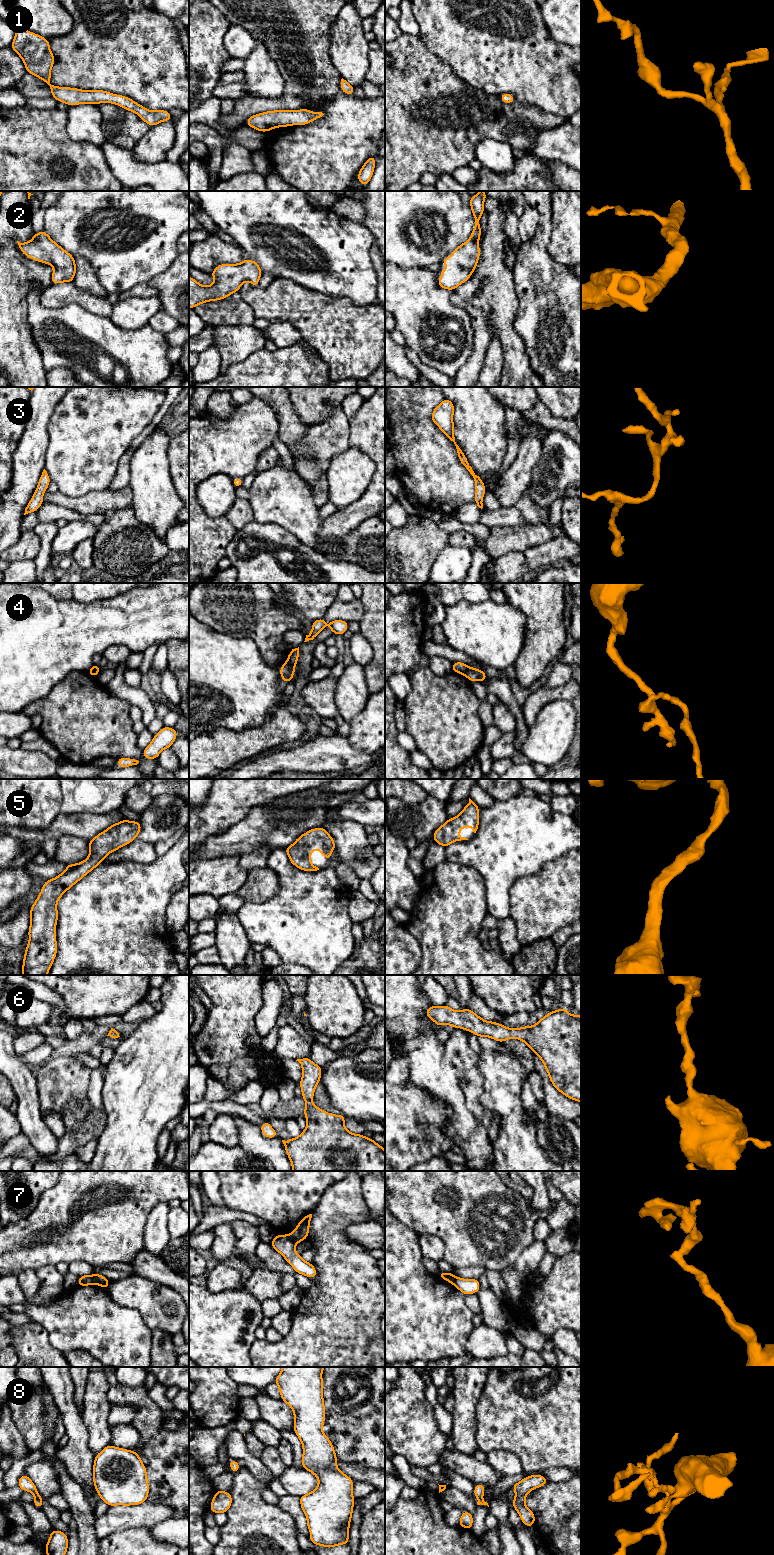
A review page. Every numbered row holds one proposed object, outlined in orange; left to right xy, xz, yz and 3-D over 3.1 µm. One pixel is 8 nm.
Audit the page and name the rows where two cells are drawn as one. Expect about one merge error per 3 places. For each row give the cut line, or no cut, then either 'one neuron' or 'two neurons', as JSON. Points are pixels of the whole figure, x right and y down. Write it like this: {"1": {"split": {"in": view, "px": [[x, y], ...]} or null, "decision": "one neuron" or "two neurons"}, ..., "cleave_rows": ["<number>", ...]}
{"1": {"split": null, "decision": "one neuron"}, "2": {"split": null, "decision": "one neuron"}, "3": {"split": null, "decision": "one neuron"}, "4": {"split": {"in": "xz", "px": [[286, 662], [294, 666]]}, "decision": "two neurons"}, "5": {"split": null, "decision": "one neuron"}, "6": {"split": null, "decision": "one neuron"}, "7": {"split": {"in": "xy", "px": [[92, 1276], [95, 1283]]}, "decision": "two neurons"}, "8": {"split": null, "decision": "one neuron"}, "cleave_rows": ["4", "7"]}

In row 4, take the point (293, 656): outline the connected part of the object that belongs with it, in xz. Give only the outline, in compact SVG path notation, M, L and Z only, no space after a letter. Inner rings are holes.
M299 647L295 648L295 649L292 649L290 651L286 663L295 666L298 659L299 659Z

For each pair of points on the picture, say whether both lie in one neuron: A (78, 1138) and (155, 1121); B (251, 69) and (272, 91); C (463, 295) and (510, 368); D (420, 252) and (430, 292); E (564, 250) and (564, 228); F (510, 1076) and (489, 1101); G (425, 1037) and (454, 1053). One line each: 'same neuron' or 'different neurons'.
A: different neurons
B: same neuron
C: same neuron
D: different neurons
E: same neuron
F: same neuron
G: different neurons

